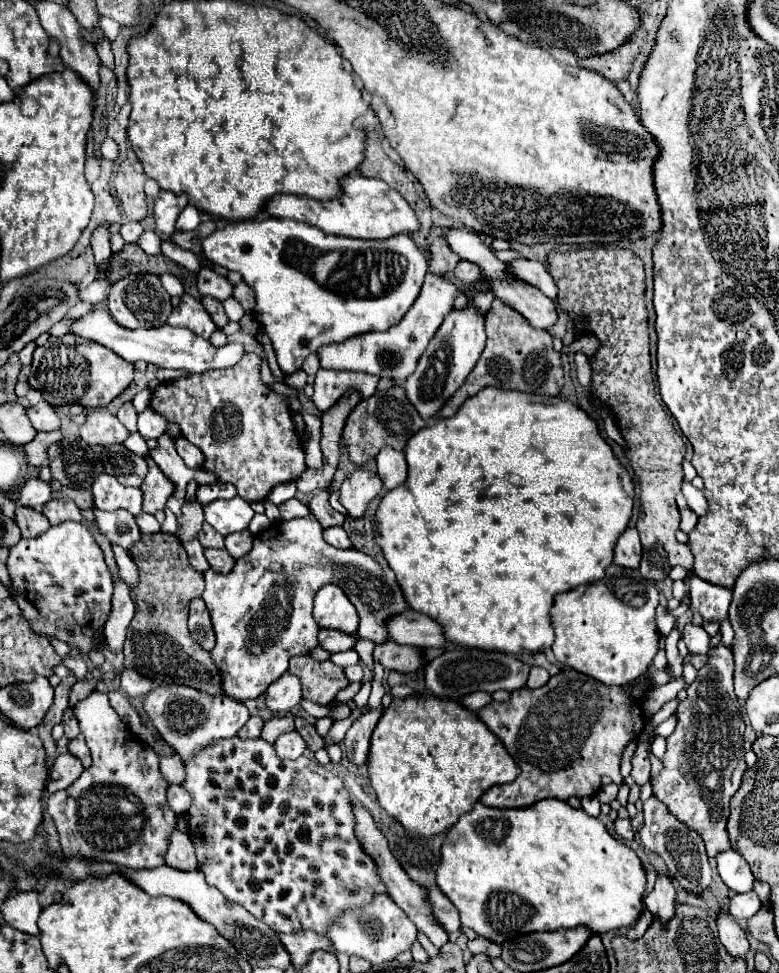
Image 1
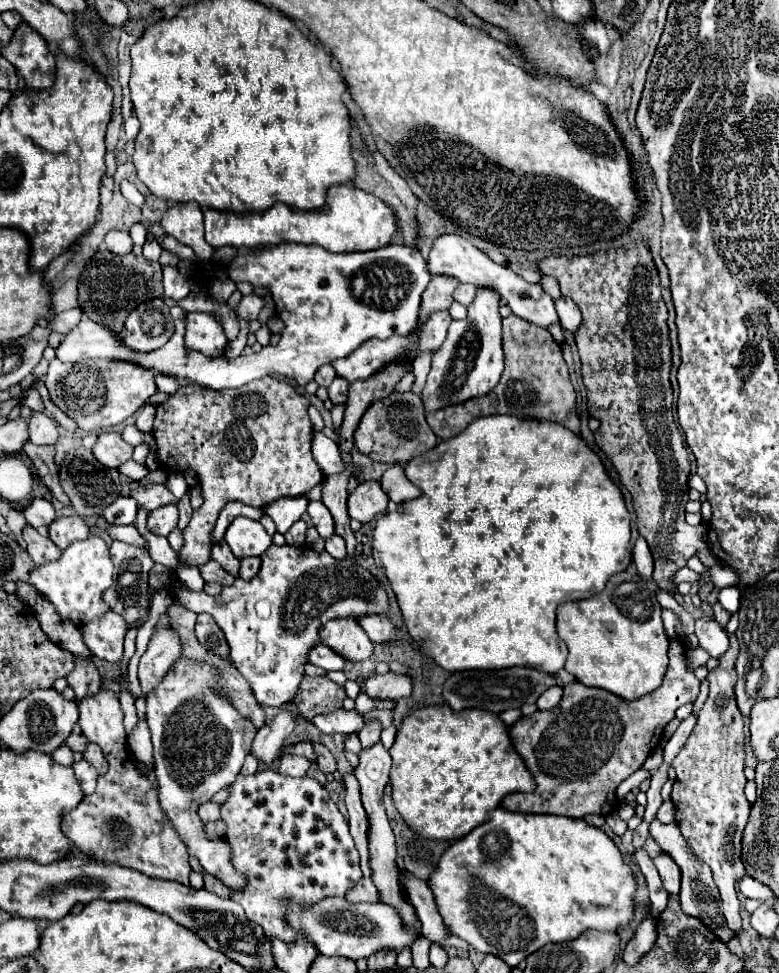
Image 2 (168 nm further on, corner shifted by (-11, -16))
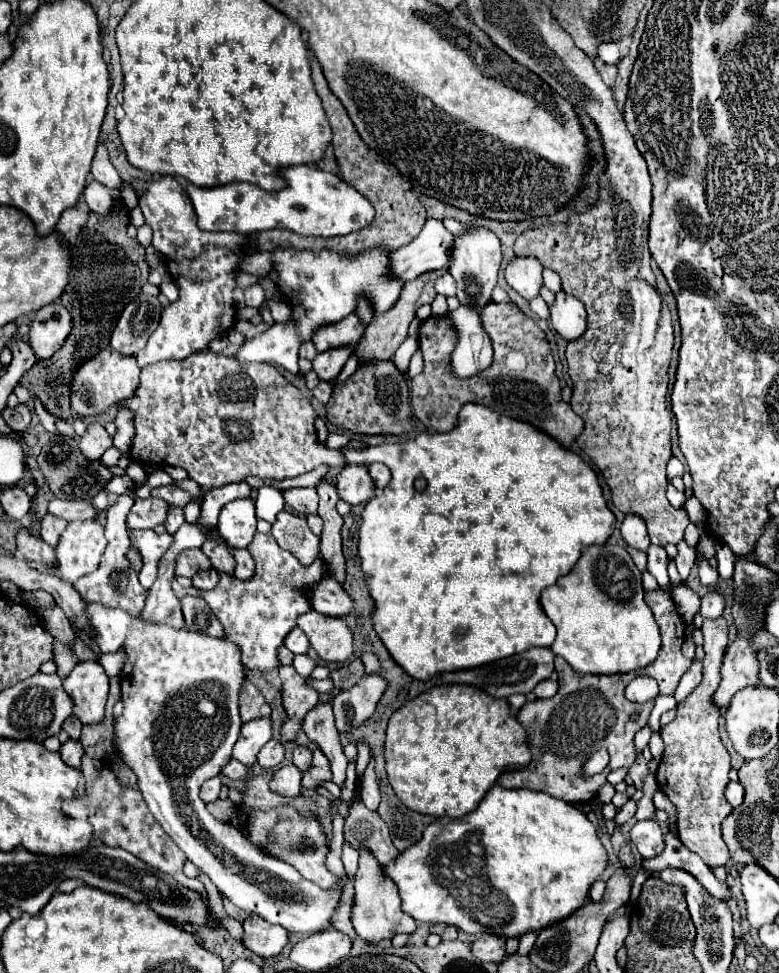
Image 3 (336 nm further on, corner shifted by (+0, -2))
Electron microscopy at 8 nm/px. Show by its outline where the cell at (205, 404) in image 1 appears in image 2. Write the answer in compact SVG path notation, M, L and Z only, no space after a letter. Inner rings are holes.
M265 376L249 382L239 390L223 390L223 392L207 392L205 388L195 388L195 384L187 384L169 396L167 402L157 406L153 436L157 440L157 460L167 470L185 472L193 468L199 476L199 484L203 490L203 504L193 512L191 522L183 530L185 544L179 552L179 558L189 566L201 568L211 558L213 528L219 516L219 510L231 502L239 500L253 508L265 508L271 502L283 496L303 496L315 484L323 480L323 472L315 464L311 456L311 422L307 416L309 400L295 392L287 382L277 380L273 376Z

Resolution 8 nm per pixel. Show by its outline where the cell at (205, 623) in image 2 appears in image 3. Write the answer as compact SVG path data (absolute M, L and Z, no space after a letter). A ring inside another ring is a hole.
M184 596L182 598L182 612L184 612L184 620L186 620L186 628L188 630L196 630L200 634L208 634L208 636L224 636L224 628L218 622L216 614L210 610L210 606L198 598L198 596Z

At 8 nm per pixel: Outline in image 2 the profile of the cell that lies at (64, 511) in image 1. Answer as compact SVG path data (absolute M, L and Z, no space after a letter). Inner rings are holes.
M69 516L69 518L57 518L49 526L49 538L65 550L71 542L83 540L89 536L89 526L81 516Z

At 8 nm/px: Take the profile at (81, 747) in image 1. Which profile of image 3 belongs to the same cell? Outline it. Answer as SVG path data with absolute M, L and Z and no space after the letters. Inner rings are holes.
M120 677L110 679L109 696L106 704L104 720L98 724L84 724L80 742L86 750L88 758L104 760L112 752L112 722L114 722L113 707L121 700Z

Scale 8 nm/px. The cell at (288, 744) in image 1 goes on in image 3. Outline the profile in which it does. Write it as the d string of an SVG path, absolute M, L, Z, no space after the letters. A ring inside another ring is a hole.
M268 740L264 748L258 752L258 764L264 770L274 770L284 760L284 746L278 740Z

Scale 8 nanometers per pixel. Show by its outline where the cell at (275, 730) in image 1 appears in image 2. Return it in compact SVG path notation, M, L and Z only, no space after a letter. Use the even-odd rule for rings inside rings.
M297 742L297 744L285 746L281 750L281 754L299 754L299 756L307 756L309 760L315 762L315 754L313 754L313 744L311 742Z

